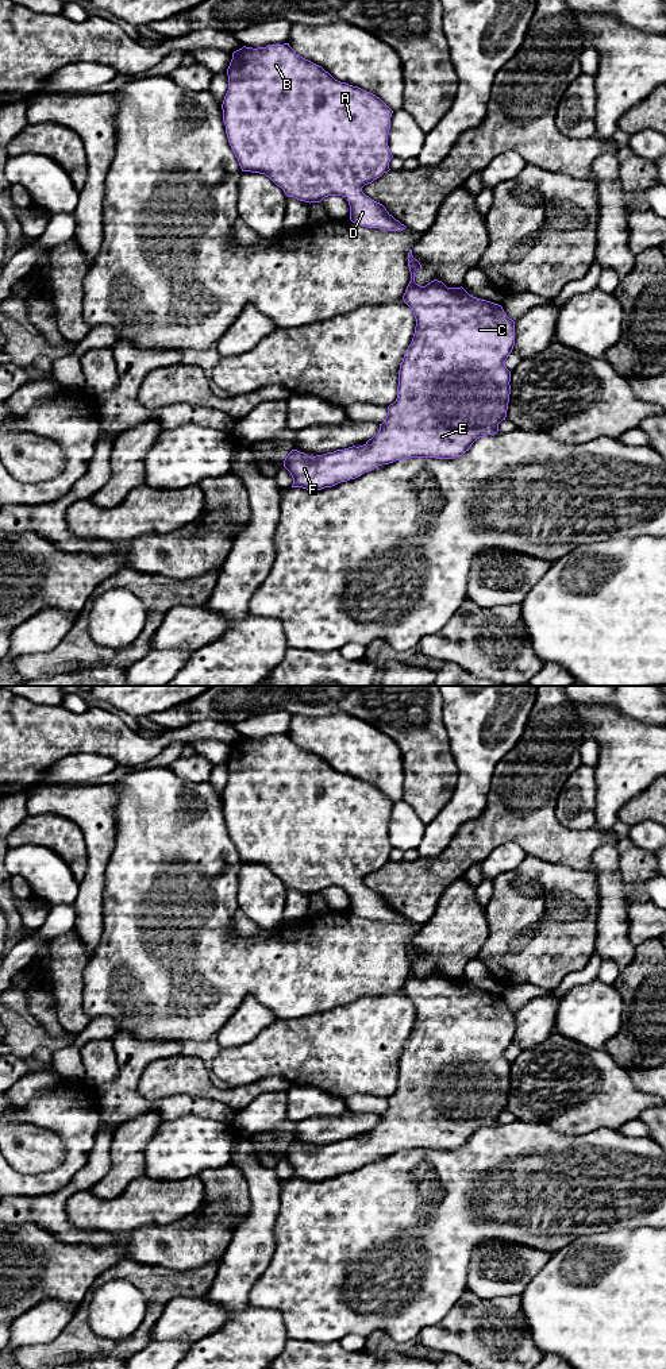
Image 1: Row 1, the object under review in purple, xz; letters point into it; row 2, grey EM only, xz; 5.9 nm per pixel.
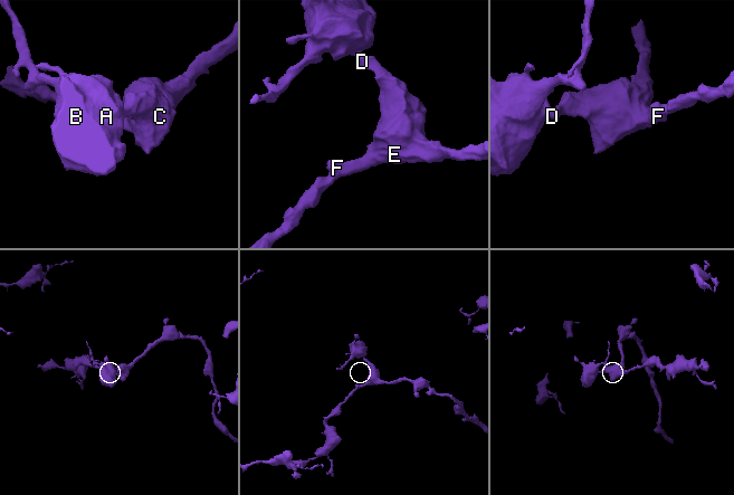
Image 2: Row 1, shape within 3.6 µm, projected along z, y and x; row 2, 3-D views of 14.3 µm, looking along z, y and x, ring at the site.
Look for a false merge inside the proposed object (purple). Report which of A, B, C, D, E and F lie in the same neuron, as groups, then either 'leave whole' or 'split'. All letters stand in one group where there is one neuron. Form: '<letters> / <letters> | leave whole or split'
A B C D E F | leave whole

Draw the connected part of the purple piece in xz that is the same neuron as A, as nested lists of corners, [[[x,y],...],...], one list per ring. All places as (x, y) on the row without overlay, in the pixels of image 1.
[[[289,734],[266,739],[246,739],[232,744],[227,760],[228,782],[224,787],[223,814],[228,834],[242,863],[269,868],[288,888],[305,894],[320,894],[328,887],[346,888],[350,911],[367,919],[403,922],[407,918],[386,899],[372,891],[362,879],[388,864],[393,849],[388,837],[393,802],[376,786],[335,771],[322,757],[300,748]]]

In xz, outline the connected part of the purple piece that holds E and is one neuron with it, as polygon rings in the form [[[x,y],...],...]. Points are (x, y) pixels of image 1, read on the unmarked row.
[[[412,941],[408,944],[408,959],[411,972],[403,991],[413,1003],[416,1018],[400,1056],[396,1092],[388,1098],[378,1125],[363,1137],[313,1149],[292,1141],[284,1152],[293,1169],[292,1179],[332,1179],[403,1150],[458,1149],[477,1130],[497,1125],[498,1115],[505,1111],[511,1085],[511,1063],[505,1052],[515,1037],[515,1013],[501,996],[473,988],[462,977],[447,979],[438,971],[426,977],[417,976],[415,965],[421,956]]]

